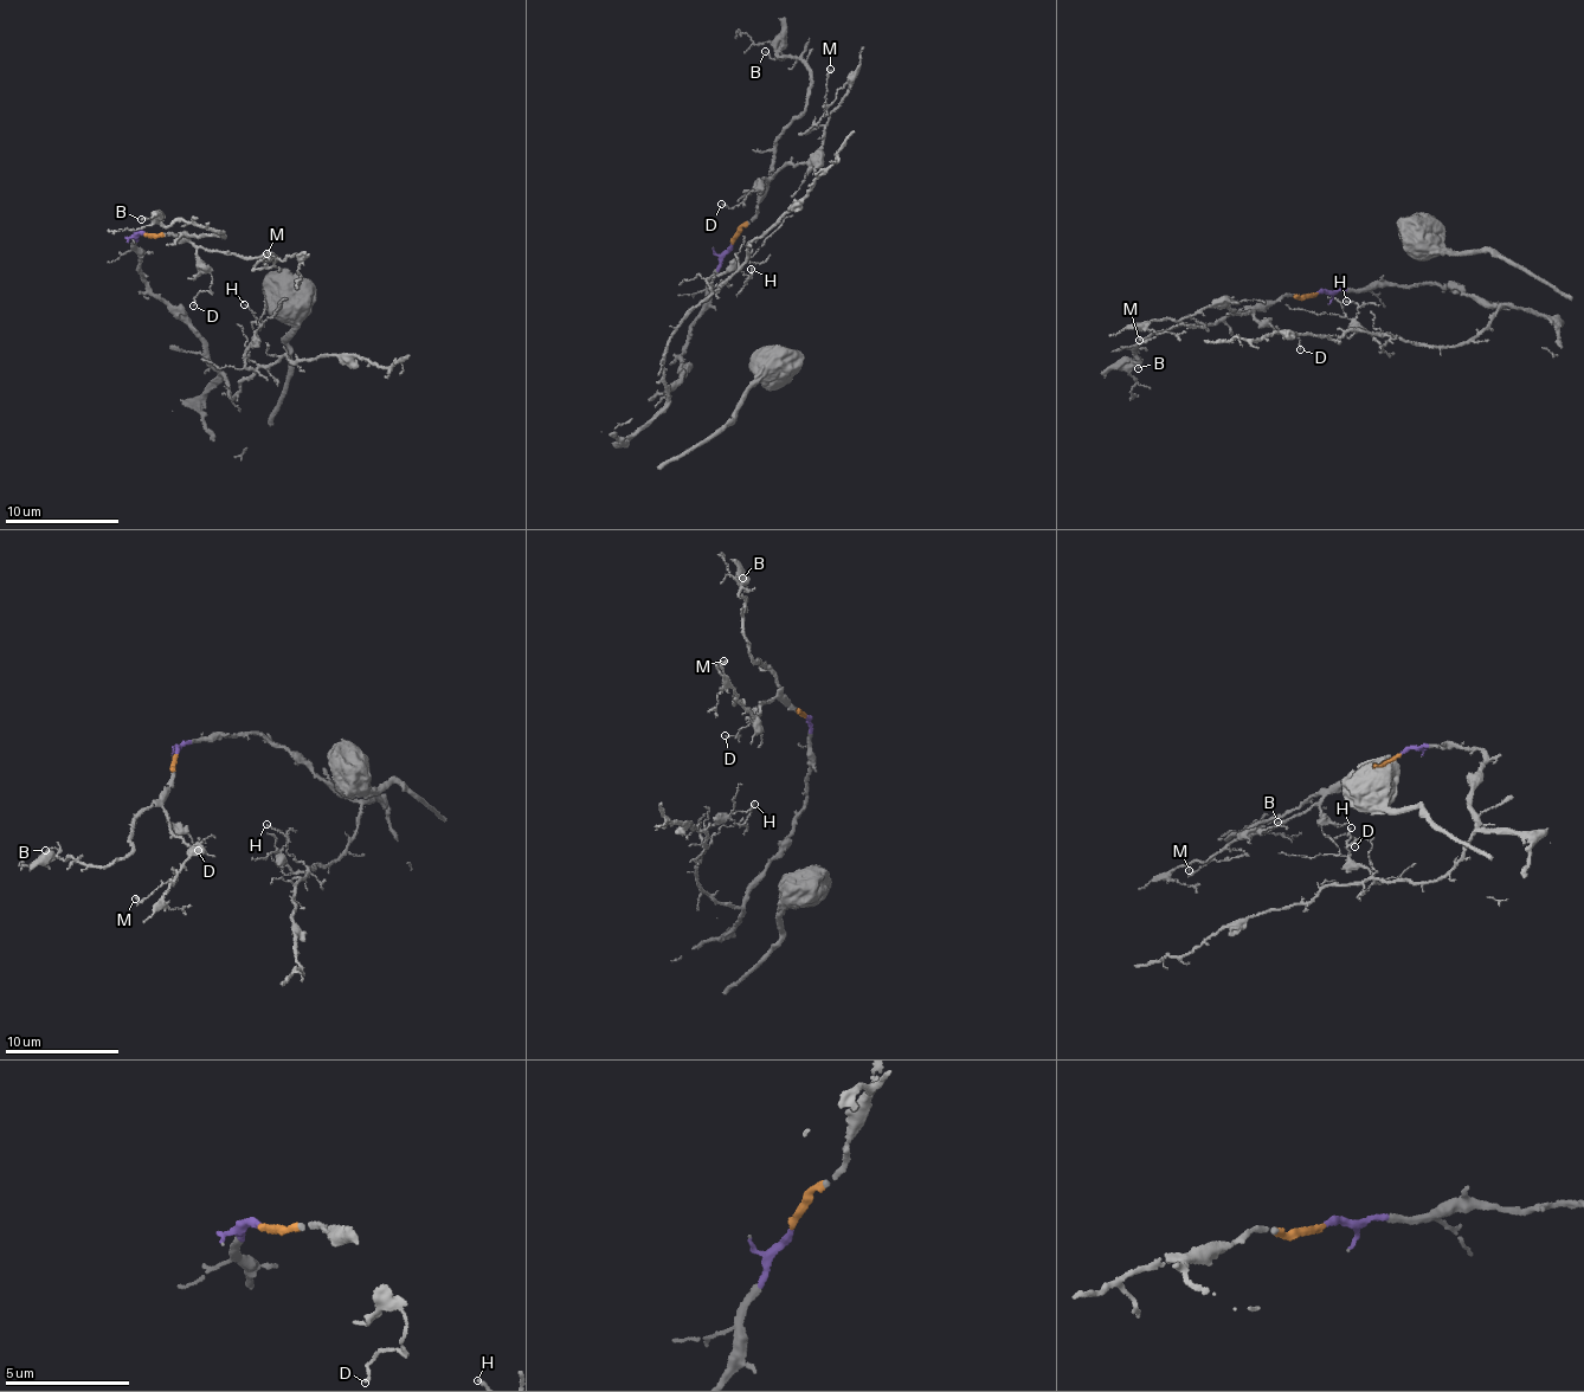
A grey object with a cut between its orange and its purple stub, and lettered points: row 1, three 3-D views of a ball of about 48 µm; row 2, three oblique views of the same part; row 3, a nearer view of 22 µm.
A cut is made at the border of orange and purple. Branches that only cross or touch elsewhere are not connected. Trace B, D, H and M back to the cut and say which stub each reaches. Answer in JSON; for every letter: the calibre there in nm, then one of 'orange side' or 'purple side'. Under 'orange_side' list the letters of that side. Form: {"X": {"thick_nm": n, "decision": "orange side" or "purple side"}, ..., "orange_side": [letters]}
{"B": {"thick_nm": 120, "decision": "orange side"}, "D": {"thick_nm": 100, "decision": "orange side"}, "H": {"thick_nm": 120, "decision": "purple side"}, "M": {"thick_nm": 170, "decision": "orange side"}, "orange_side": ["B", "D", "M"]}

